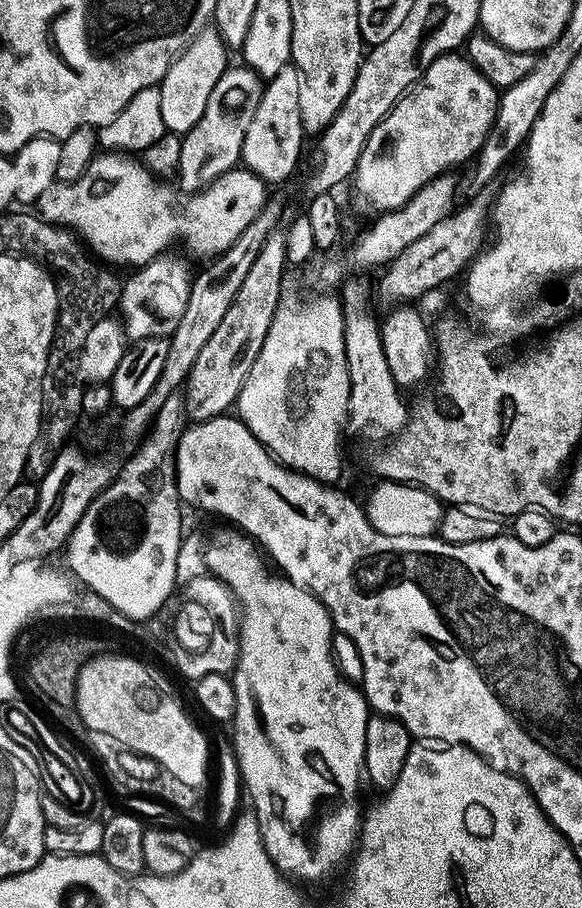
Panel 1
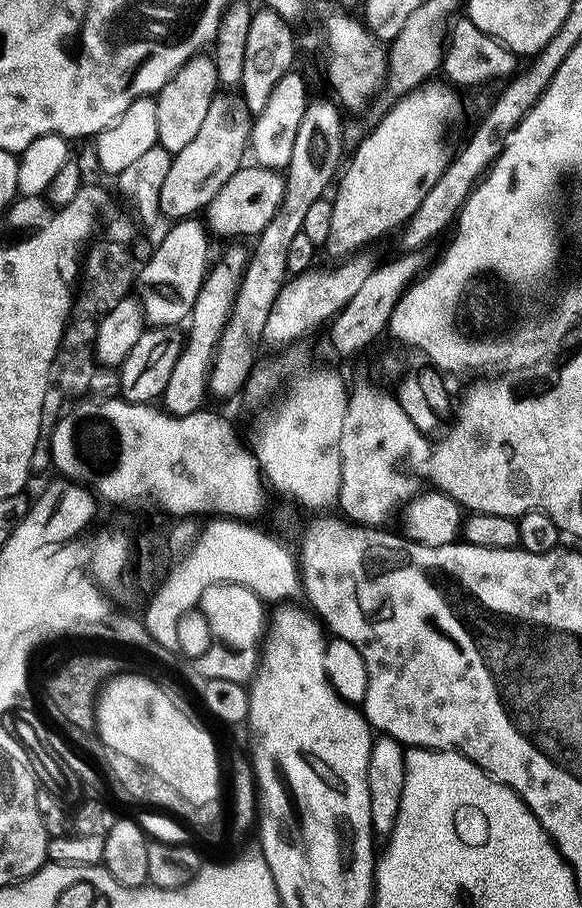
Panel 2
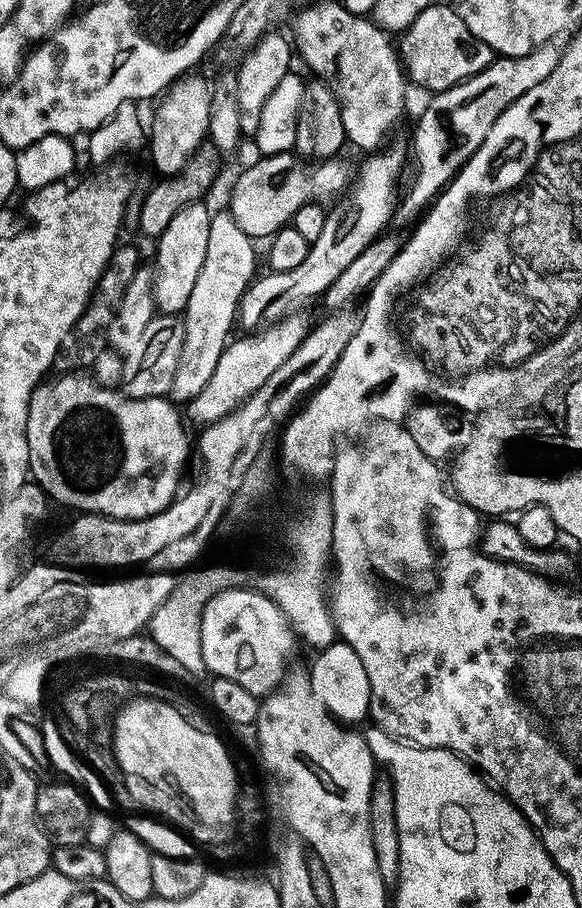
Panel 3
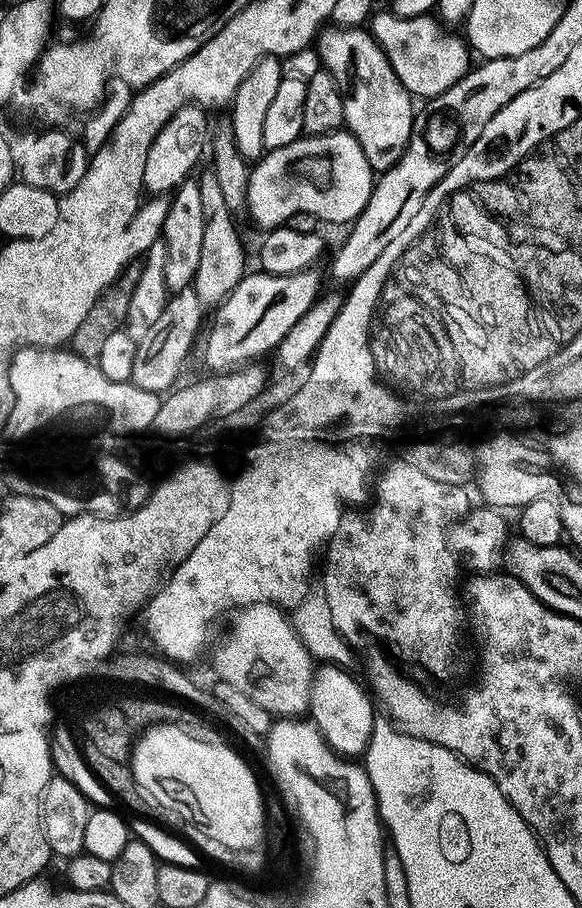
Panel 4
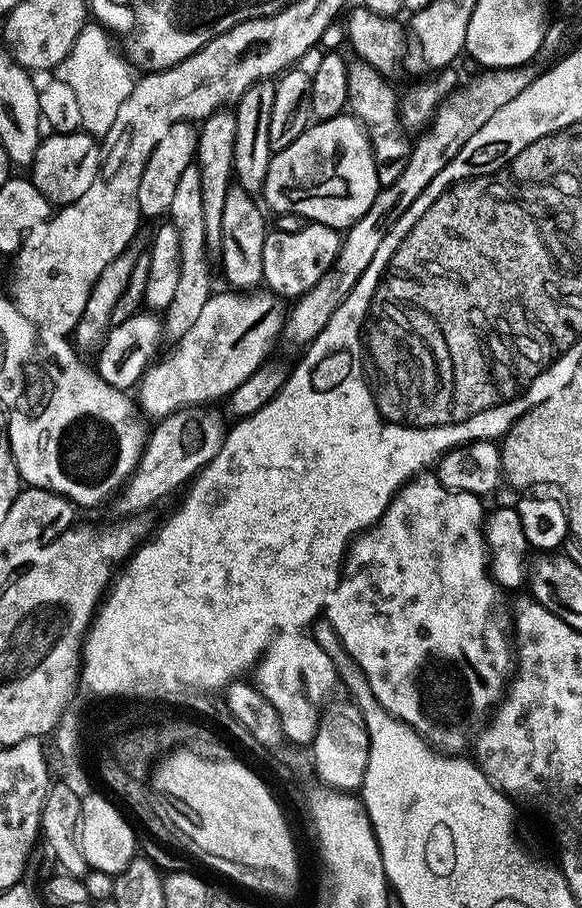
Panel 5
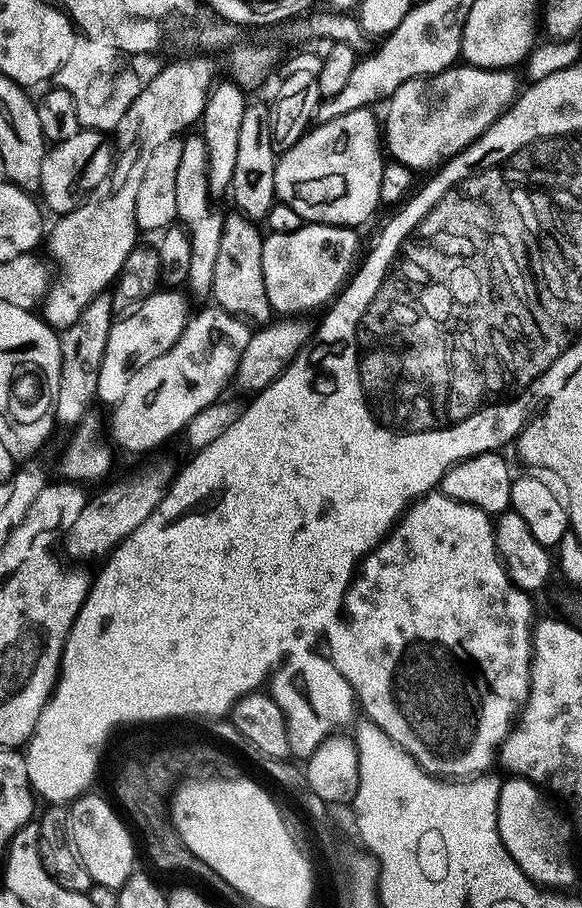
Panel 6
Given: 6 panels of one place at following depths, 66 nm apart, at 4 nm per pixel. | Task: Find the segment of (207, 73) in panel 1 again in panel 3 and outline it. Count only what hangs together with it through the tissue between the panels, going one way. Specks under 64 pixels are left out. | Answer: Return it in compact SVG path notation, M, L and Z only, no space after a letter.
M188 82L177 83L163 97L164 105L152 124L152 164L164 178L175 178L184 171L192 157L203 149L200 147L206 144L211 130L211 87L208 84L184 83Z

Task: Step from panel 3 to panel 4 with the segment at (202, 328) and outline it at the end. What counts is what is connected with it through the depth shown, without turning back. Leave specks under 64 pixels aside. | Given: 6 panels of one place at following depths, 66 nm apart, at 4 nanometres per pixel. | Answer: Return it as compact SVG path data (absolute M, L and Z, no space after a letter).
M206 170L198 183L202 190L203 240L200 253L200 266L192 287L205 307L216 308L227 300L247 275L246 252L238 234L234 213L228 210L221 187L212 170Z

